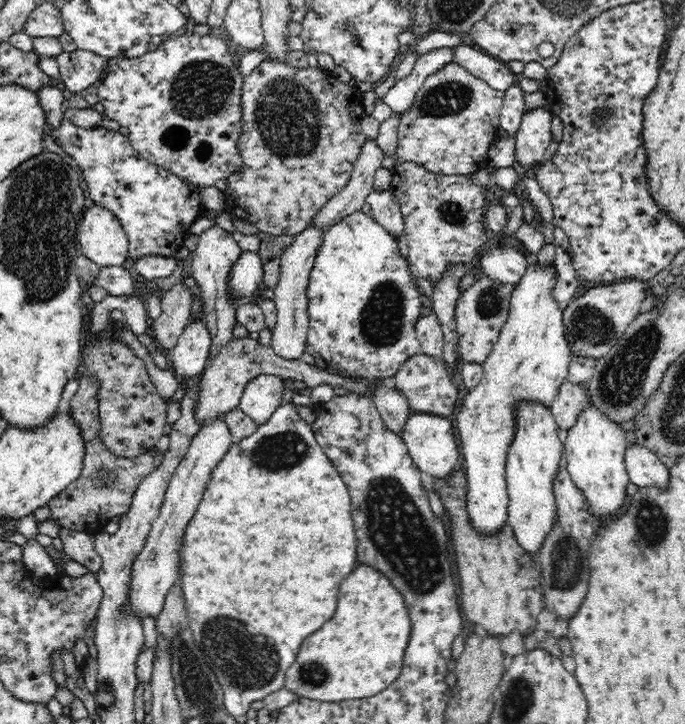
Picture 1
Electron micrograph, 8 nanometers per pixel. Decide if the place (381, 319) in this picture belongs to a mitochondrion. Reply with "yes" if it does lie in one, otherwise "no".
yes

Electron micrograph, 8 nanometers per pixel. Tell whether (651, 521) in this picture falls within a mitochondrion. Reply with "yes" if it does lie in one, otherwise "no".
yes

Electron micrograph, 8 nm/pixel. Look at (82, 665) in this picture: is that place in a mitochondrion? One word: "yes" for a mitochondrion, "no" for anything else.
no

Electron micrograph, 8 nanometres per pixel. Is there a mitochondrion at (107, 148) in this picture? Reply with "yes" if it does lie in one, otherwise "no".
no

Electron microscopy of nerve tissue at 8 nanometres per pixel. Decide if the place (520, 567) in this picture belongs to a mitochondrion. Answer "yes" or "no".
yes

